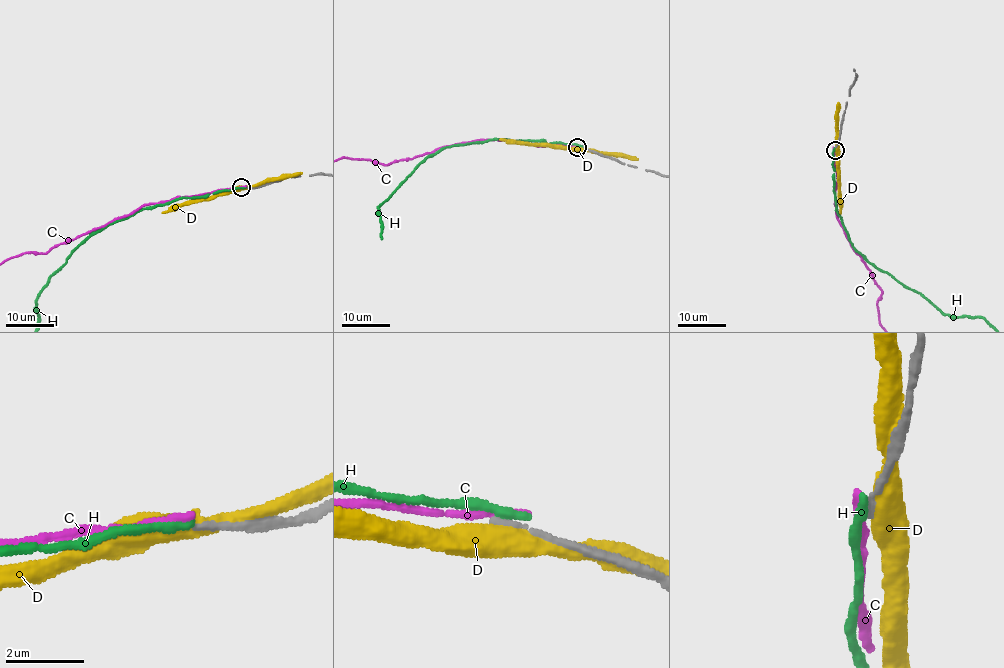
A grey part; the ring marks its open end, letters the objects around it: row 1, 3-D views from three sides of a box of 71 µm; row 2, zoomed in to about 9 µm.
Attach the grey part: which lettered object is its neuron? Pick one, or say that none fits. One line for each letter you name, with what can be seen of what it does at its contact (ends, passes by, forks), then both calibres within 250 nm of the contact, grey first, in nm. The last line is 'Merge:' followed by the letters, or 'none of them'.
Merge: none of them

